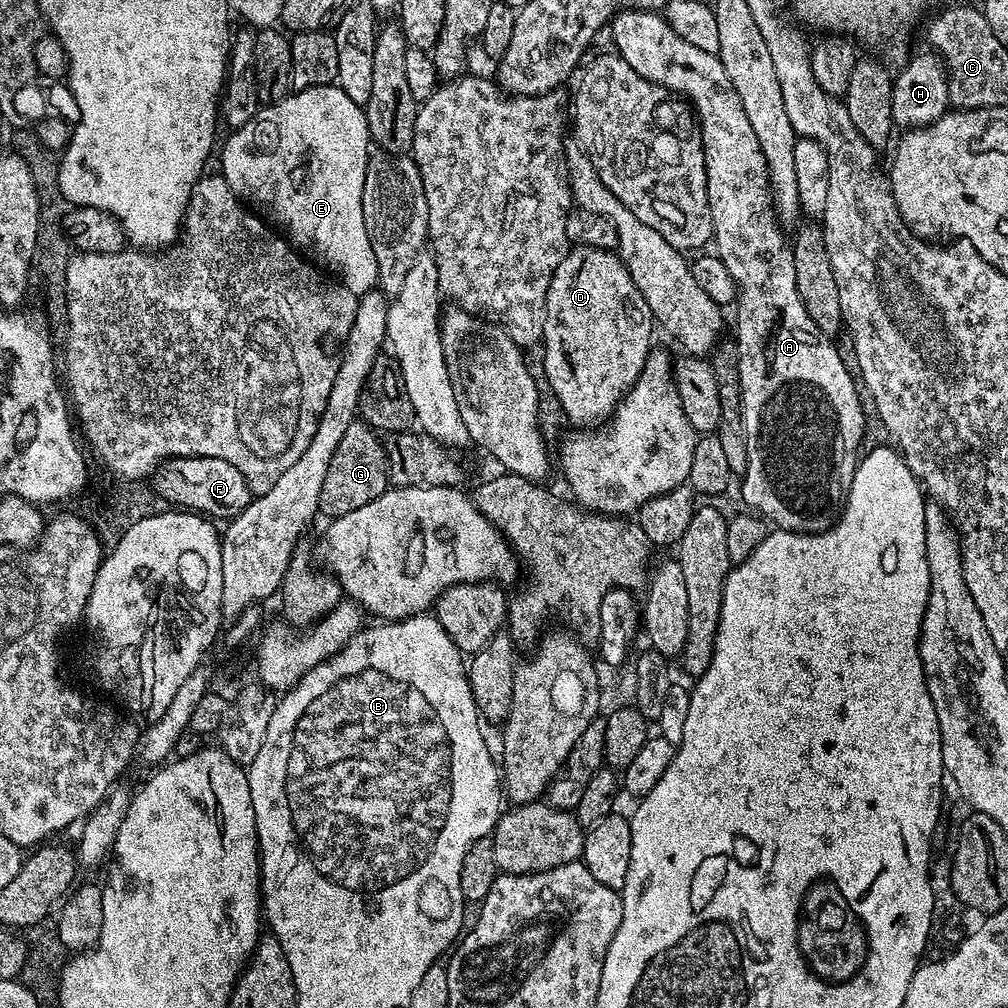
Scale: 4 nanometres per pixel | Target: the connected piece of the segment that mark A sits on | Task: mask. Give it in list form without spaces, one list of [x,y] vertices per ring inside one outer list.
[[[630,8],[627,10],[621,10],[612,17],[610,21],[610,32],[612,28],[612,40],[616,43],[615,51],[618,53],[626,63],[630,66],[630,70],[638,70],[638,74],[642,74],[642,78],[646,78],[650,82],[654,82],[658,86],[665,88],[666,91],[673,94],[677,94],[682,98],[686,98],[687,103],[694,109],[695,123],[700,125],[700,137],[702,138],[702,150],[704,151],[704,165],[706,166],[706,194],[708,195],[708,205],[710,206],[710,218],[712,219],[712,226],[714,229],[714,248],[715,255],[720,257],[720,261],[726,266],[726,270],[730,270],[730,278],[734,278],[736,283],[736,299],[734,301],[734,309],[736,308],[736,333],[734,333],[734,339],[738,346],[738,354],[740,355],[740,404],[742,406],[742,414],[744,415],[744,433],[746,434],[746,474],[739,481],[740,484],[740,496],[749,504],[751,511],[755,515],[763,518],[769,525],[775,526],[777,529],[786,532],[827,532],[833,524],[836,523],[841,512],[844,511],[845,504],[848,503],[848,491],[850,486],[854,482],[854,474],[856,473],[857,463],[862,455],[862,447],[860,443],[864,440],[864,408],[860,405],[860,392],[858,387],[857,377],[854,375],[853,369],[847,368],[844,365],[844,360],[840,357],[840,352],[831,344],[829,337],[814,326],[814,322],[810,318],[810,314],[806,314],[806,306],[802,302],[802,298],[798,294],[798,282],[794,282],[794,258],[792,257],[792,246],[789,237],[784,237],[785,229],[782,227],[777,214],[776,208],[772,205],[772,191],[770,190],[770,182],[768,181],[768,167],[766,166],[766,154],[762,154],[762,146],[758,146],[758,137],[754,135],[754,130],[750,127],[750,118],[746,118],[746,110],[742,110],[742,101],[738,98],[738,93],[734,91],[734,82],[730,82],[730,77],[727,76],[726,70],[722,70],[722,62],[717,54],[706,54],[706,50],[698,50],[698,46],[693,46],[691,42],[685,42],[685,40],[678,34],[674,34],[674,30],[670,30],[670,26],[665,22],[663,15],[659,11],[643,12],[637,8]]]

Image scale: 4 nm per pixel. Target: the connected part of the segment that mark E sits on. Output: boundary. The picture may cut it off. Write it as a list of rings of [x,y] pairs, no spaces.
[[[335,83],[301,88],[277,104],[263,105],[254,118],[246,122],[246,126],[227,134],[228,141],[220,152],[219,171],[232,193],[273,225],[281,224],[276,226],[282,229],[288,243],[297,252],[335,277],[357,298],[373,291],[380,275],[378,258],[374,258],[374,246],[362,214],[362,186],[366,182],[370,155],[368,123],[363,107],[351,100]]]

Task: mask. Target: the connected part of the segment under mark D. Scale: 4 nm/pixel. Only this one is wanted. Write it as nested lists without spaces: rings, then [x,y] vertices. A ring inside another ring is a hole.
[[[592,244],[569,247],[562,262],[558,262],[558,270],[554,270],[546,290],[542,337],[544,376],[560,403],[559,411],[565,417],[568,415],[576,426],[603,425],[642,374],[642,366],[654,347],[652,328],[654,321],[650,306],[646,306],[646,298],[642,298],[638,286],[634,286],[634,278],[630,278],[615,251],[607,252]]]

